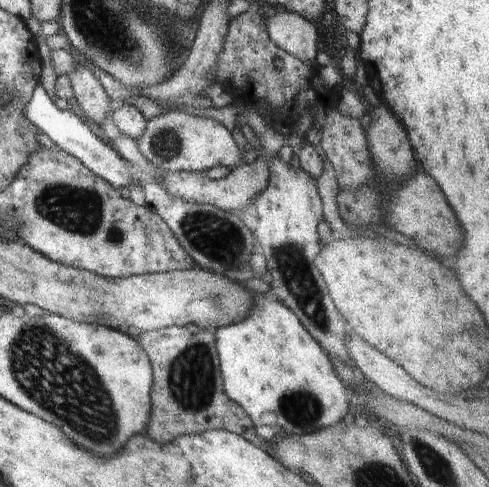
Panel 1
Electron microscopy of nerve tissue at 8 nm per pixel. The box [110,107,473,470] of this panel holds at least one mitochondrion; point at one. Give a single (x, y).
(294, 266)

